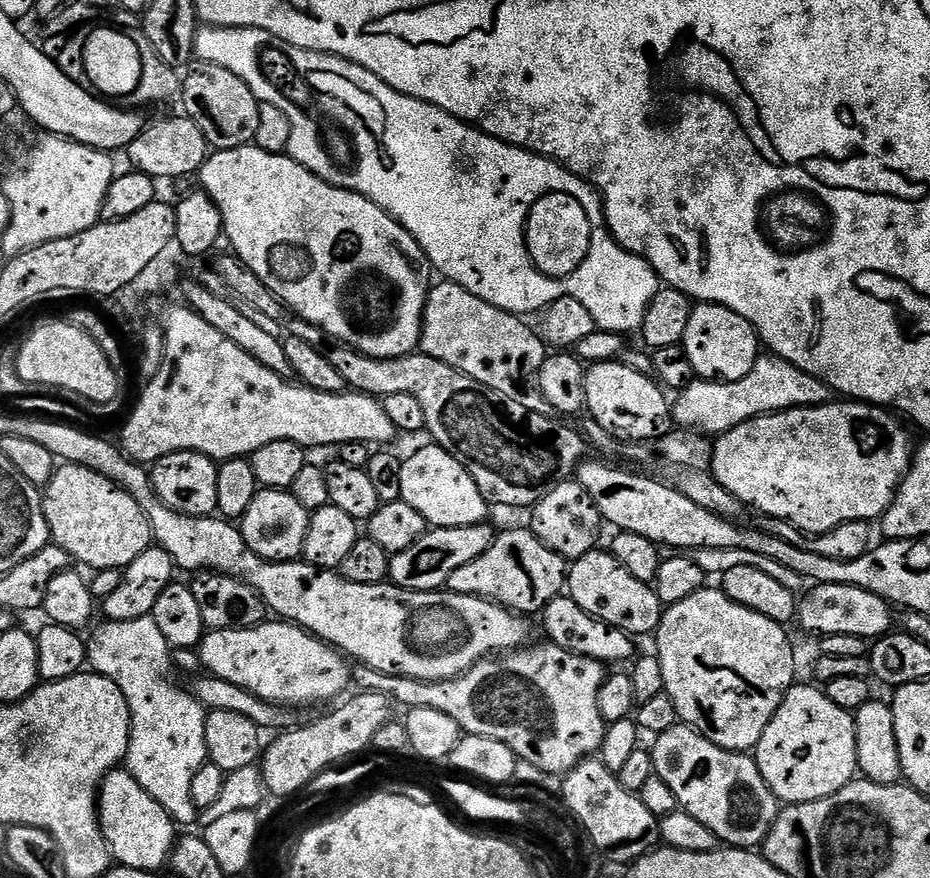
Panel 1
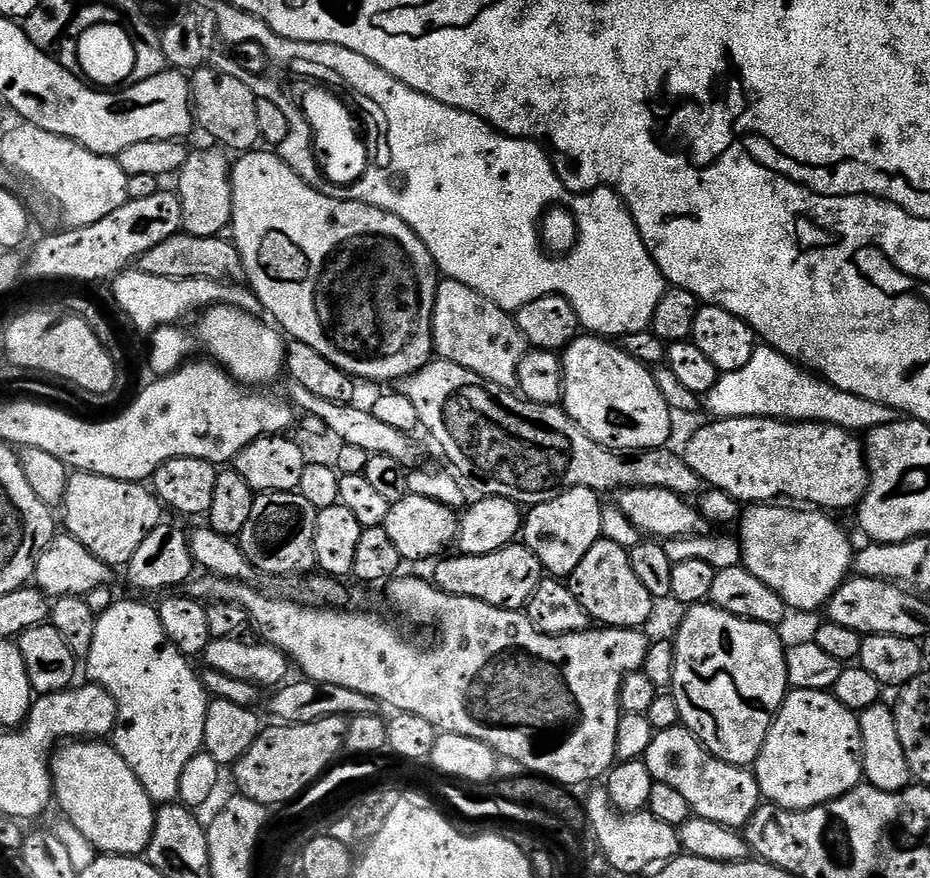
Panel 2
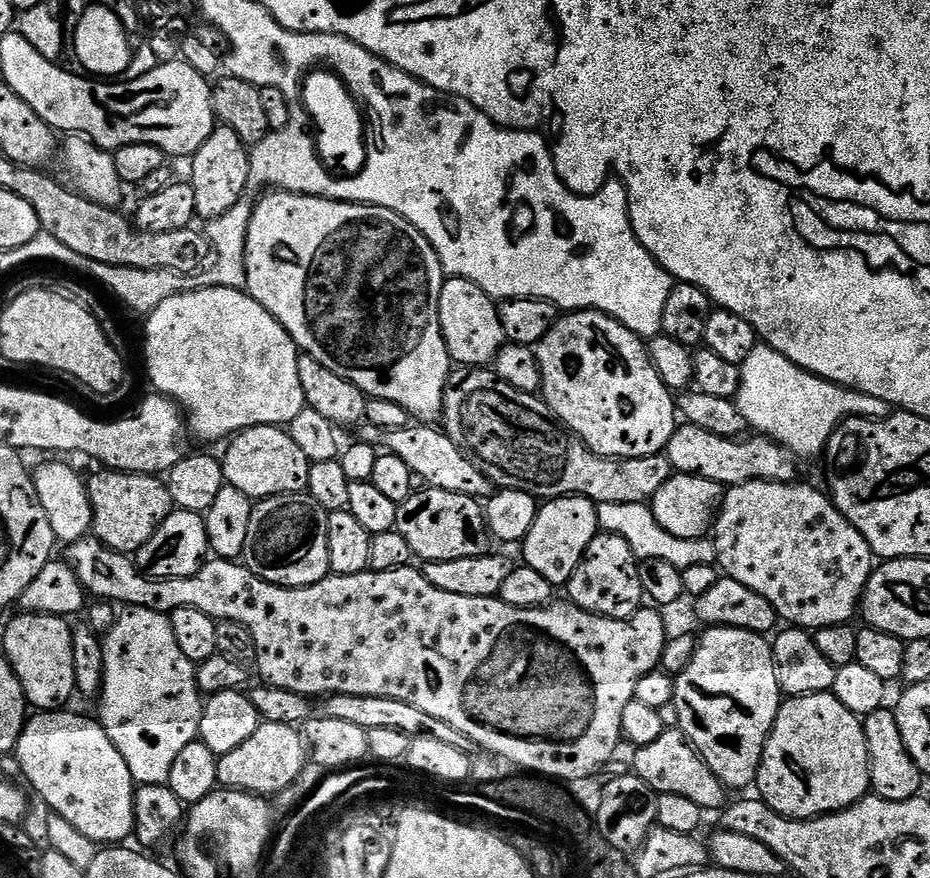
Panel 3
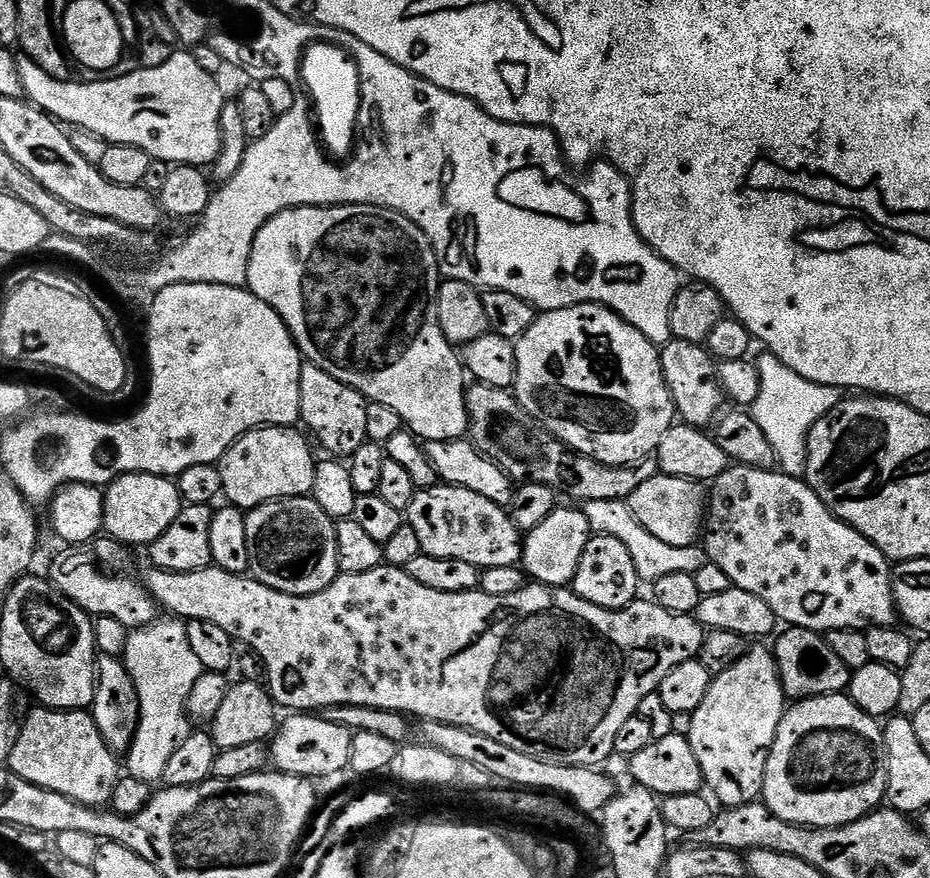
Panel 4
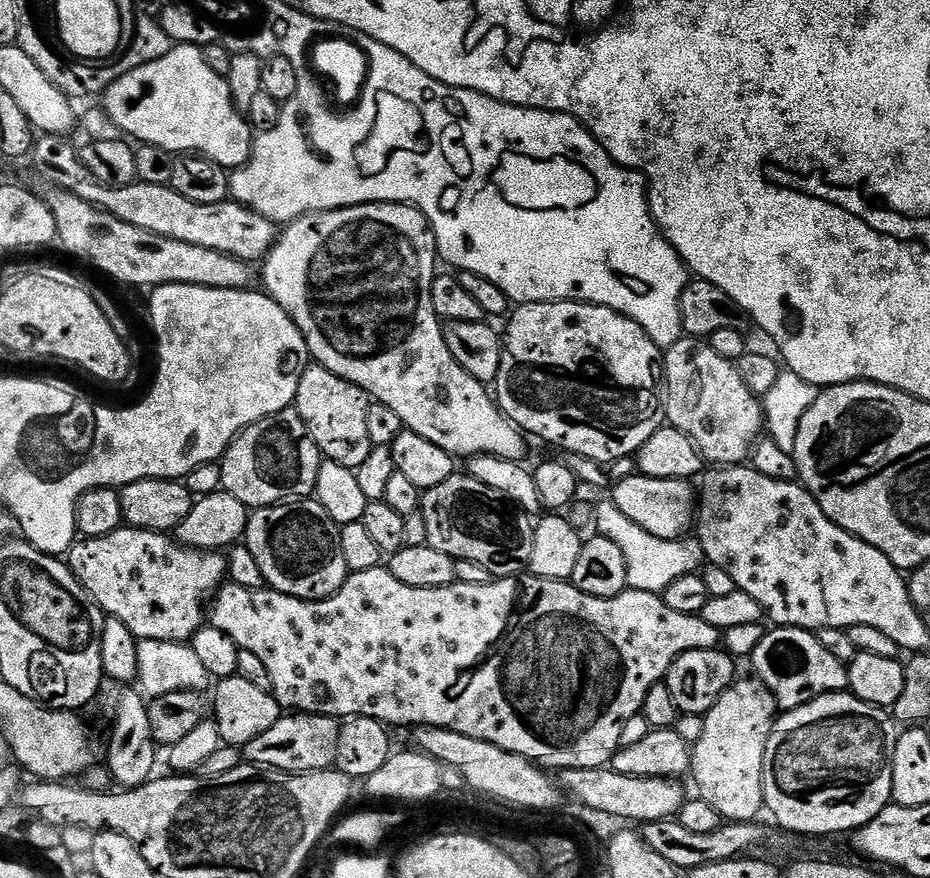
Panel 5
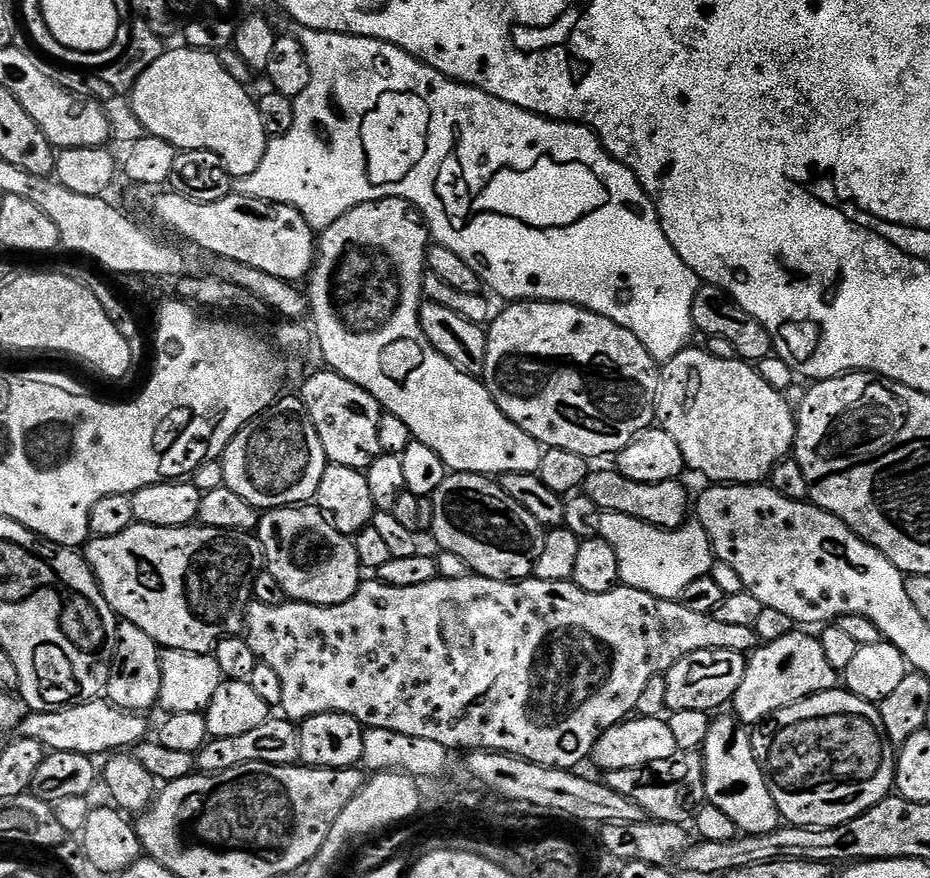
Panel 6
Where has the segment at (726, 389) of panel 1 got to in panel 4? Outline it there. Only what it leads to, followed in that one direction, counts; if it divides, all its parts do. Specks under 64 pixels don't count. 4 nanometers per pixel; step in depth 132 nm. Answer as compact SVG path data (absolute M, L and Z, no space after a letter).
M764 354L761 360L757 359L755 366L760 375L760 389L758 398L751 406L751 414L758 422L758 427L765 432L770 446L774 446L779 471L786 476L803 477L808 461L810 430L814 430L816 423L840 404L841 389L810 382L771 354Z

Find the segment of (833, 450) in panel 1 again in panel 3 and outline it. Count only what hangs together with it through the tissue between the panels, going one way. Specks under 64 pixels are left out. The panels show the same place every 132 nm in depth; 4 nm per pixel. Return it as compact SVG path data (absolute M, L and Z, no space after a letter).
M681 423L679 427L677 427L674 435L670 438L666 454L670 458L673 469L675 469L677 473L701 476L702 478L709 479L710 482L723 486L745 484L751 480L774 480L777 484L787 484L797 479L797 461L793 459L787 450L780 447L780 445L775 444L775 442L769 440L768 437L759 434L752 434L747 438L727 440L718 434L710 434L710 430L698 430L698 426Z

